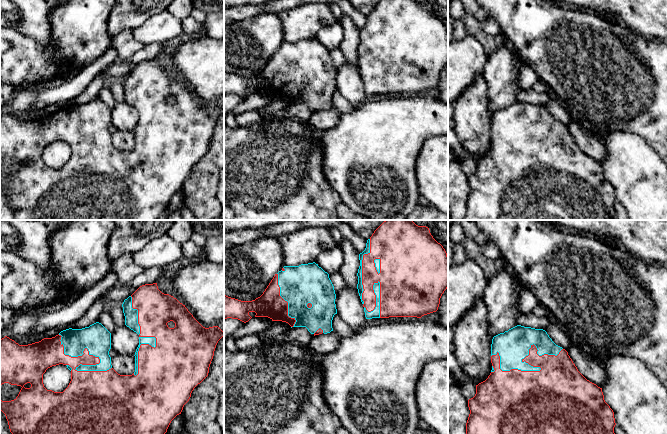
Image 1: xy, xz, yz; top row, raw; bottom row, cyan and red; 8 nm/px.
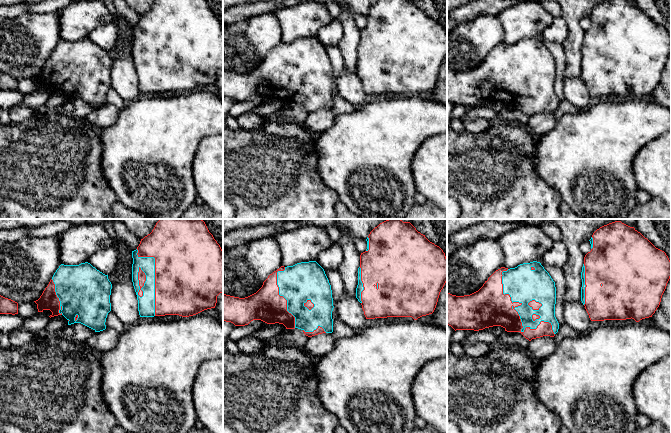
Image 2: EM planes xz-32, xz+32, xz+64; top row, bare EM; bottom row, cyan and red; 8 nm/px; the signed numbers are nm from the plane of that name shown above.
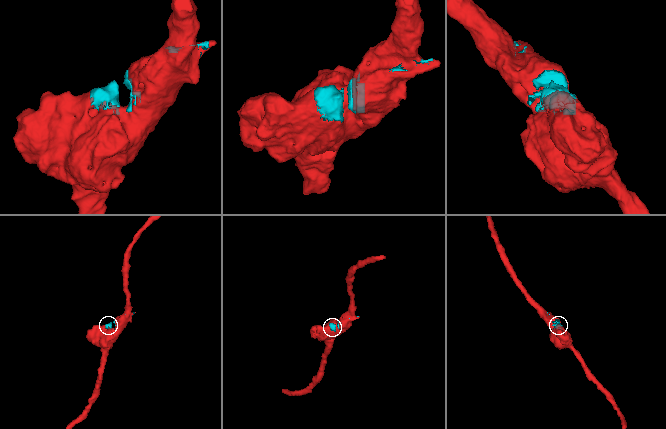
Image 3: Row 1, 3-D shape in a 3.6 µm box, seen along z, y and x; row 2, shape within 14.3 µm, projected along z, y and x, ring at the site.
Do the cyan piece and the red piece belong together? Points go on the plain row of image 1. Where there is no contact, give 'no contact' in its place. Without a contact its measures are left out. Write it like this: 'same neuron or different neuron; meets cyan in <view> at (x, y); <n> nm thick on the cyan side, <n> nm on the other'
same neuron; meets cyan in yz at (538, 143); 240 nm thick on the cyan side, 460 nm on the other

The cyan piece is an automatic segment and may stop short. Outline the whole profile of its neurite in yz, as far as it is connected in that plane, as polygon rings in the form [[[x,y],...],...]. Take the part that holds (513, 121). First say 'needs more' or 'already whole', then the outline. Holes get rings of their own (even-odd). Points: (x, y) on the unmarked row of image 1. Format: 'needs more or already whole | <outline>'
needs more | [[[517,101],[493,113],[491,120],[492,146],[488,154],[476,161],[476,170],[468,176],[470,190],[463,220],[617,220],[614,188],[605,178],[602,164],[587,156],[577,145],[568,128],[556,121],[543,105]]]

